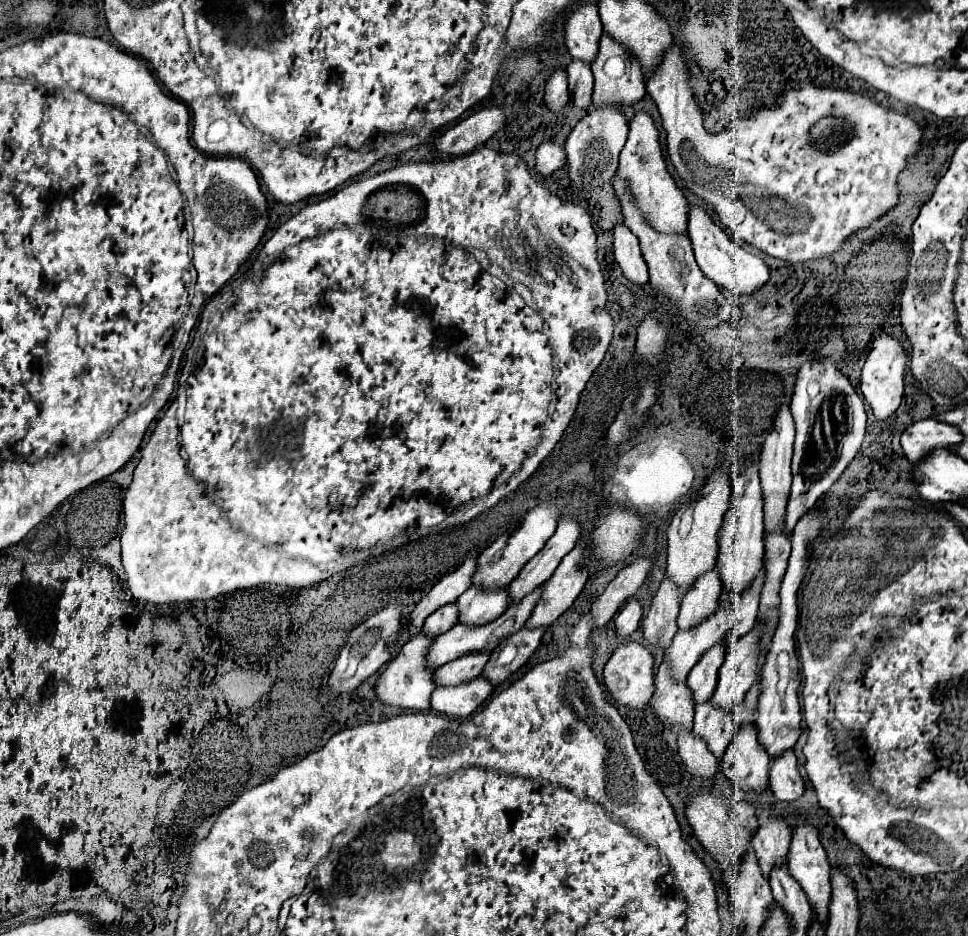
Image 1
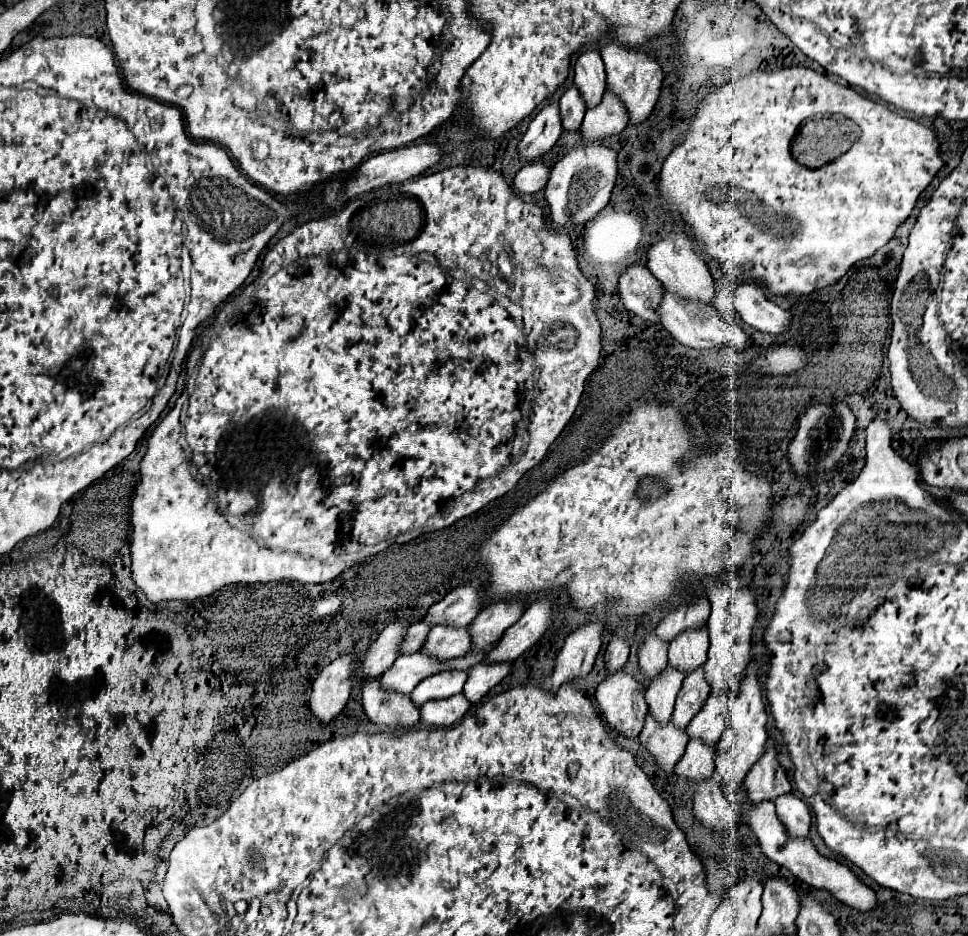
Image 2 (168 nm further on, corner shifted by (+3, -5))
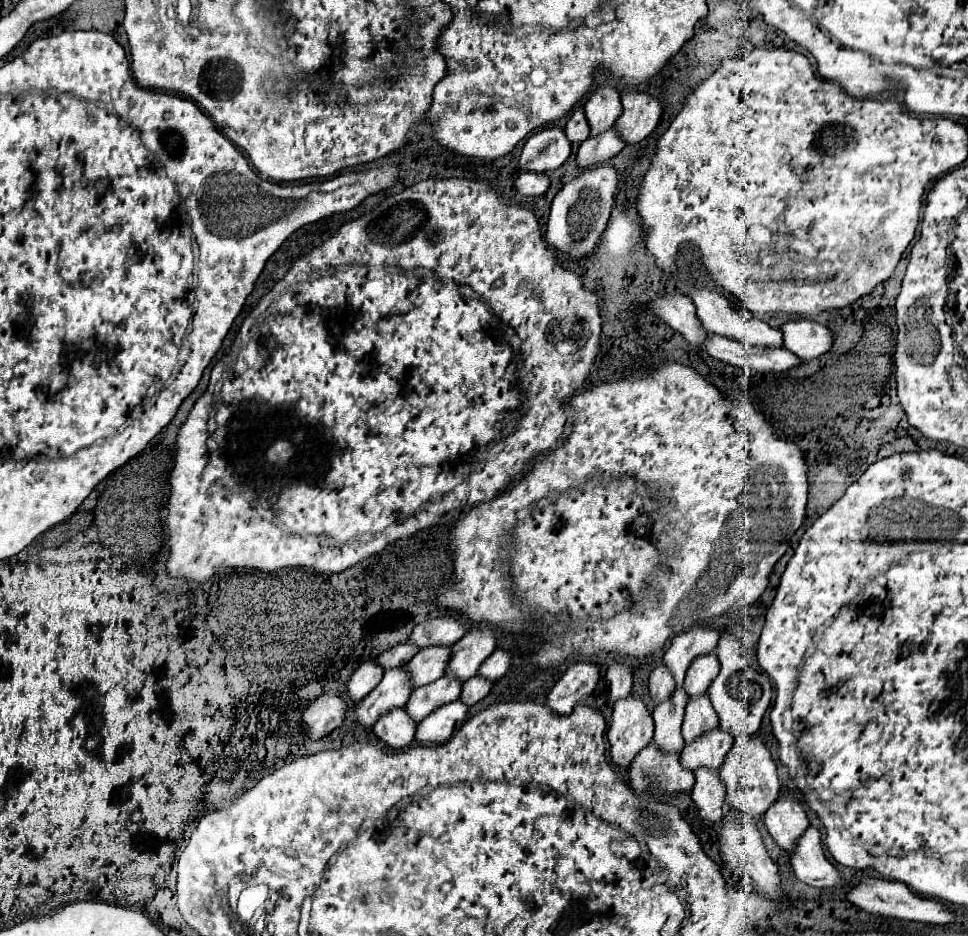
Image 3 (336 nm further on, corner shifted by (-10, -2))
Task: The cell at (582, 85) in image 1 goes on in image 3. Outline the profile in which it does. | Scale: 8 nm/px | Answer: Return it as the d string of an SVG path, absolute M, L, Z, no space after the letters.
M581 108L571 114L571 118L565 126L565 134L567 134L569 142L577 142L577 144L581 144L583 140L589 138L589 124L587 124L585 112Z

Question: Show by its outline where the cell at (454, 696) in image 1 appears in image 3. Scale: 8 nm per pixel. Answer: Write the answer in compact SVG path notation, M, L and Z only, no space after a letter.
M459 700L437 708L431 716L417 724L415 740L419 740L419 744L443 744L465 722L465 716L467 706Z

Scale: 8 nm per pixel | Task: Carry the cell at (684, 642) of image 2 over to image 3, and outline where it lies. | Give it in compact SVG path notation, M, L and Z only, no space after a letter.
M715 652L707 654L699 660L693 660L691 668L687 670L685 684L683 684L687 698L695 698L695 696L705 694L717 674L719 674L719 660L717 660Z

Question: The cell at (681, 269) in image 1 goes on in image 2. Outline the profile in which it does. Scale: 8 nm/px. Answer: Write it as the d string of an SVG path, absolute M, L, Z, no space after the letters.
M662 287L662 303L656 309L662 327L680 343L694 347L694 349L712 349L712 347L732 347L736 351L742 351L750 345L746 333L738 327L738 325L730 325L722 319L720 311L712 305L712 303L702 303L698 299L684 299L678 297L676 293L668 291L666 287Z

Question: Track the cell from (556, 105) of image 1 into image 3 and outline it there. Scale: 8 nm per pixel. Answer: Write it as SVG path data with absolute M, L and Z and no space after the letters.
M545 128L535 132L523 146L521 166L529 172L549 172L559 168L571 154L571 142L561 128Z

